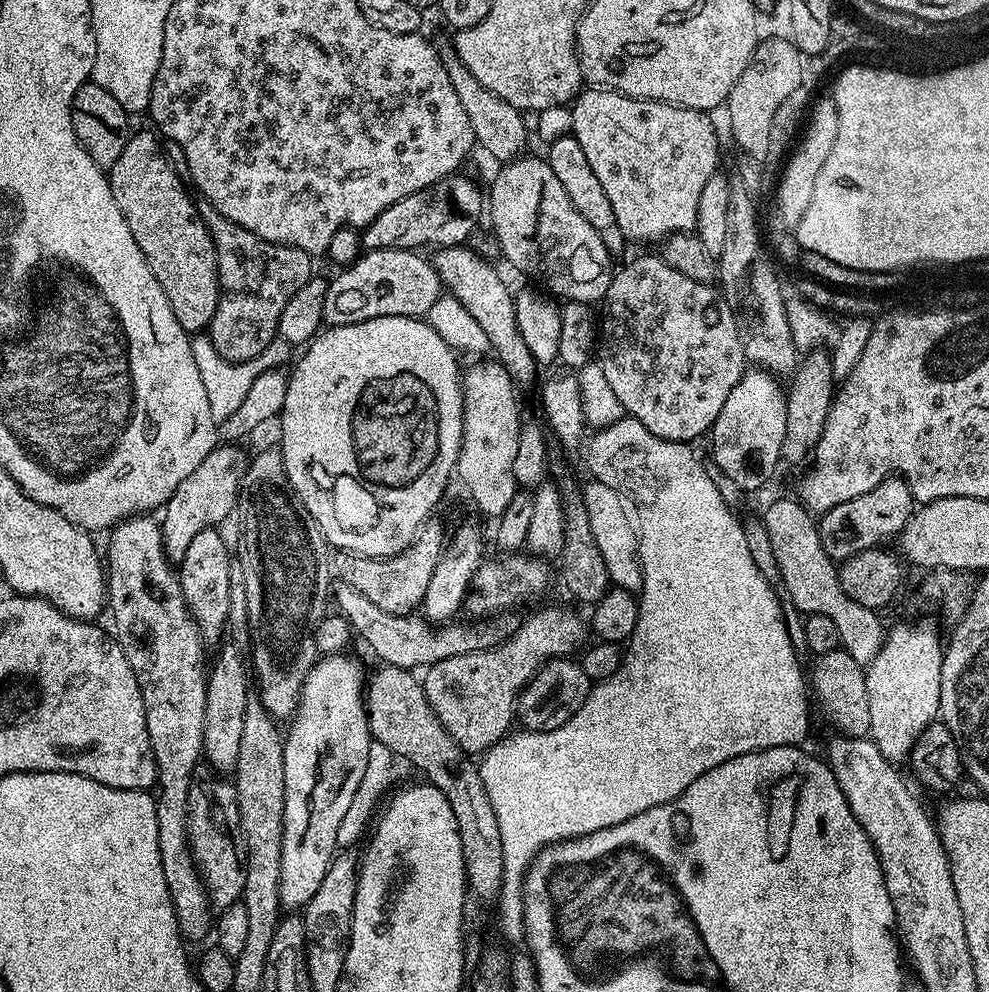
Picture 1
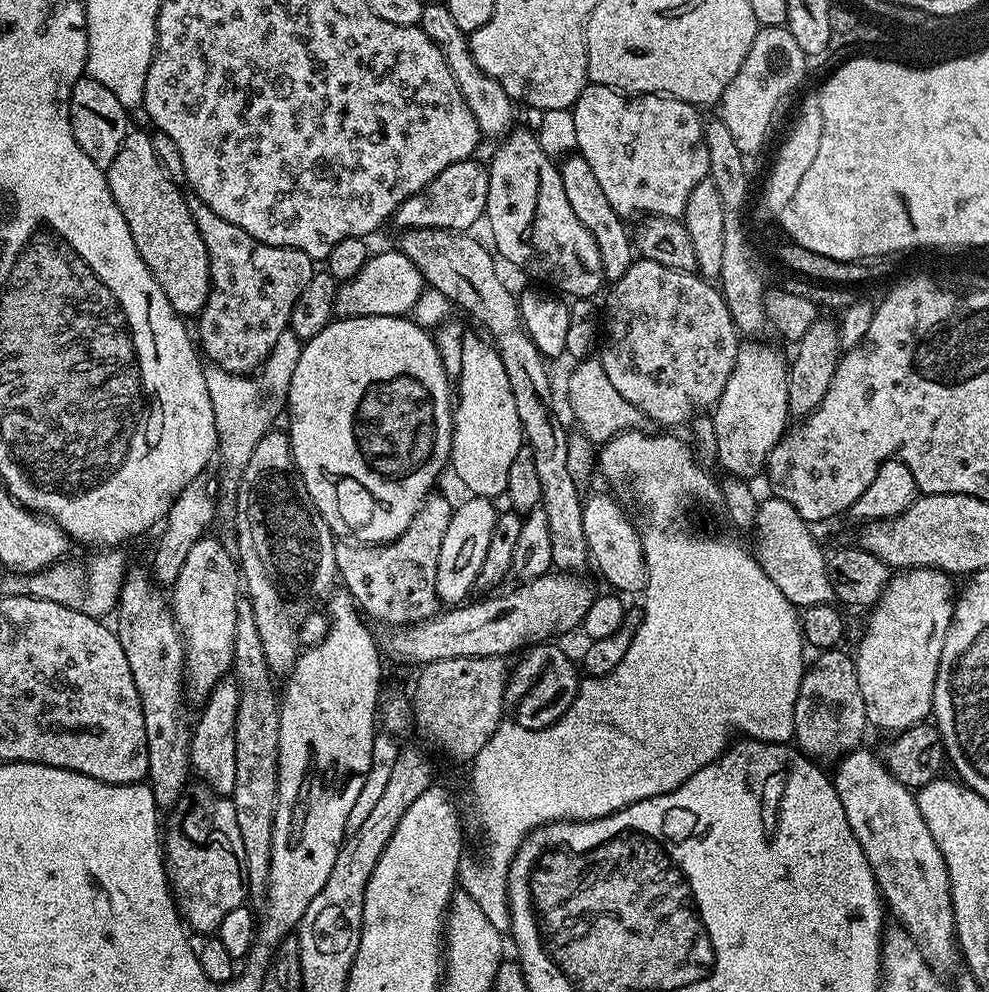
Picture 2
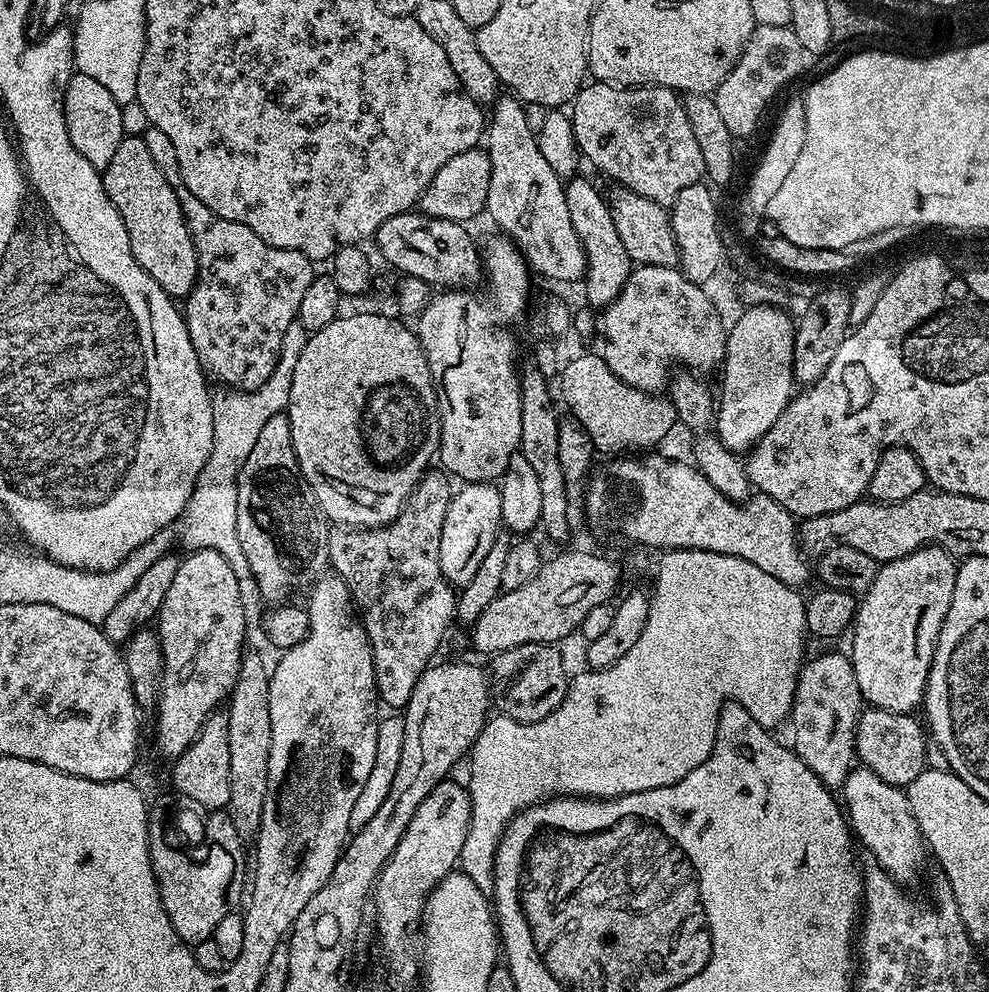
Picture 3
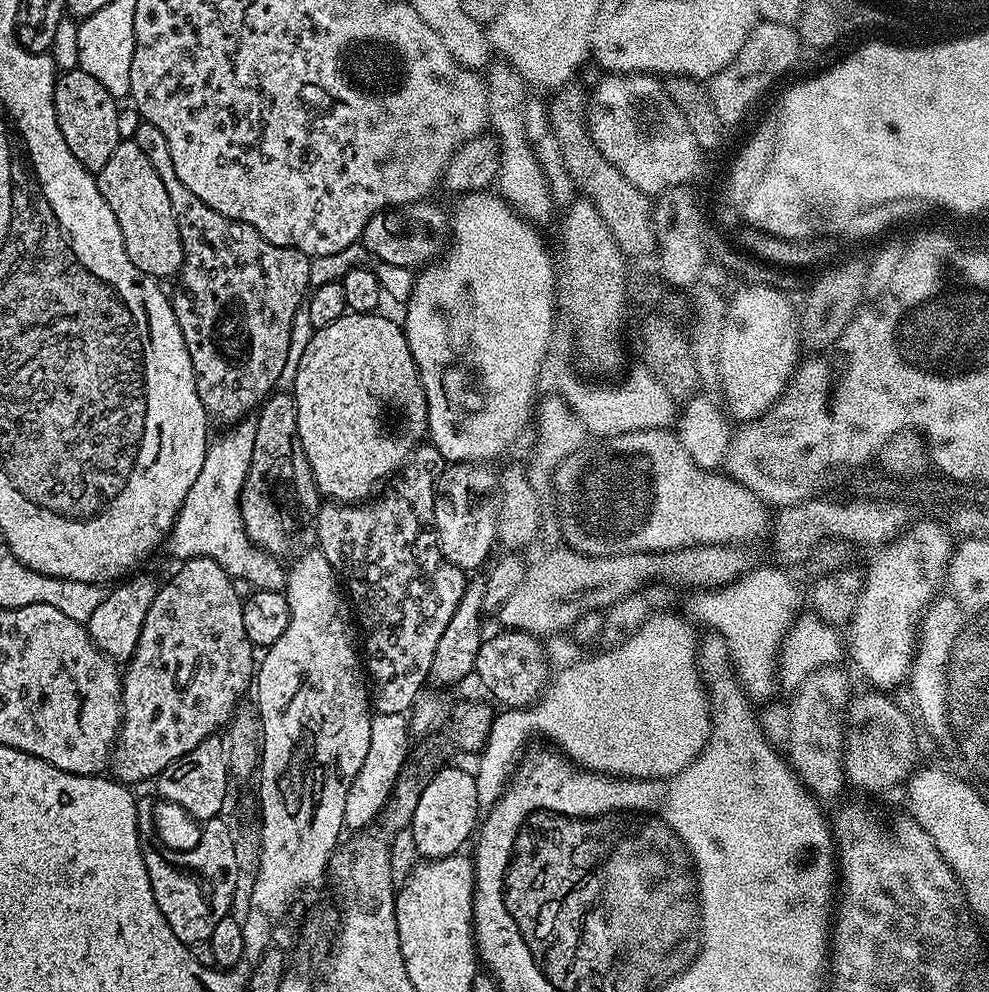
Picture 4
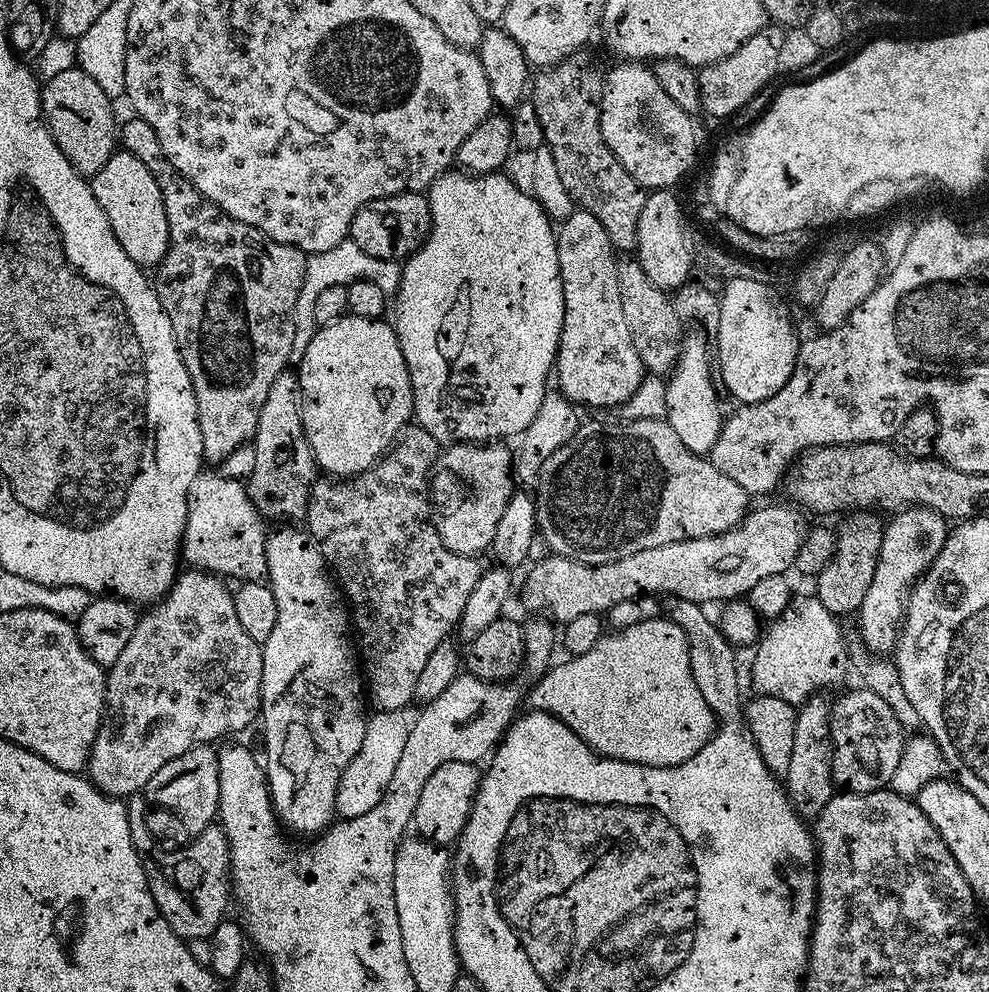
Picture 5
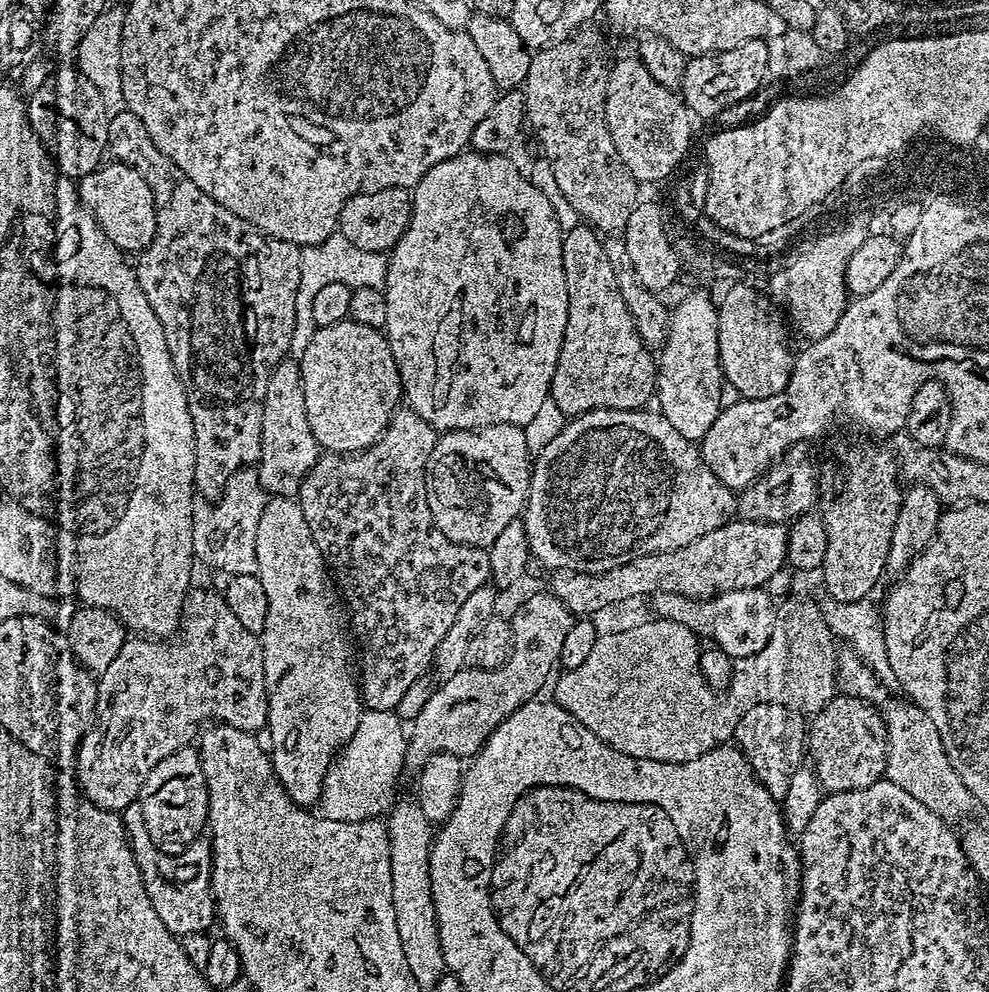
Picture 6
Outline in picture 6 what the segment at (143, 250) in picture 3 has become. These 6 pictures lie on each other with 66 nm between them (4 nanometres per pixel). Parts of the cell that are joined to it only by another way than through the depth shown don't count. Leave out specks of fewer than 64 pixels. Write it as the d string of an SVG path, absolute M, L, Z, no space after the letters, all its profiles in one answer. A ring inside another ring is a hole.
M104 162L78 181L80 202L90 210L98 226L125 254L143 252L156 233L156 207L154 194L146 186L146 178L130 166L119 162Z

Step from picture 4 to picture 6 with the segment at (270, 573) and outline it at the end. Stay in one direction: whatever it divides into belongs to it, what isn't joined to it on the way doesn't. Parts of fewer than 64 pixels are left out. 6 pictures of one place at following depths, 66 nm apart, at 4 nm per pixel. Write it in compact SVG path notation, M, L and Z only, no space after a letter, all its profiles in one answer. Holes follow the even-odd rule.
M249 466L247 468L240 468L235 472L230 478L227 479L227 484L224 487L224 493L220 496L220 499L212 503L211 501L198 500L193 503L192 508L192 522L191 522L191 546L193 557L200 563L200 561L210 567L214 568L220 572L224 572L225 575L238 575L238 574L250 574L256 573L257 570L257 532L258 532L258 521L262 516L262 510L268 501L267 493L260 484L260 479L257 478L257 472L255 467Z

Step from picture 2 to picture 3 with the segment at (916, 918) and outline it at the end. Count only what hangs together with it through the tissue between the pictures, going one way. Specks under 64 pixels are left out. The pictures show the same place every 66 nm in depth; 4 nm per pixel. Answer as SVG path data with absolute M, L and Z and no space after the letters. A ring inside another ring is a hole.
M856 766L846 778L842 795L845 800L843 803L846 805L846 816L855 839L859 843L861 840L868 847L869 854L876 859L873 861L897 884L909 886L908 884L914 883L924 868L926 845L923 834L918 830L918 822L910 810L905 789L882 782L878 774L866 767Z

